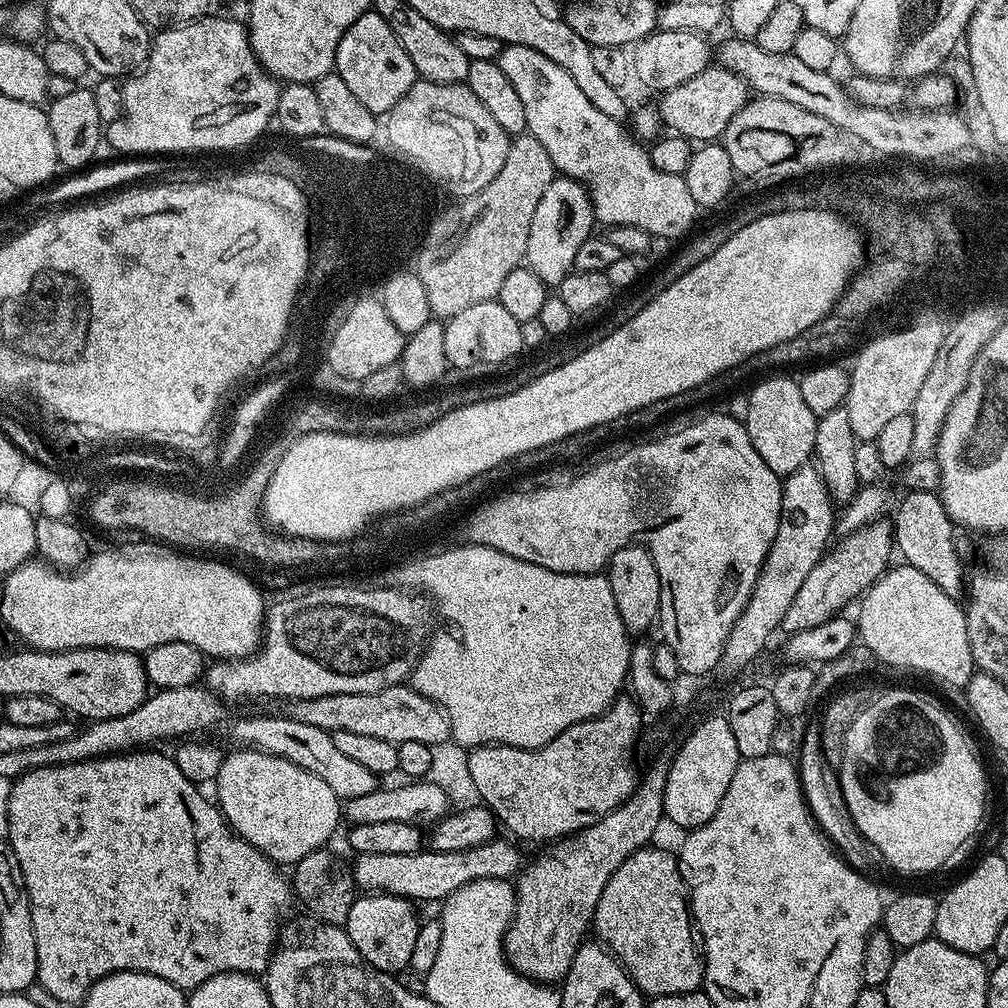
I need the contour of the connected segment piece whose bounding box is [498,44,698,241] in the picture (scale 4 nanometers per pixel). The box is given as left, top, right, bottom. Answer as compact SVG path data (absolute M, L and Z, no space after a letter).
M504 44L498 63L502 74L514 82L518 98L522 98L527 131L546 146L546 154L550 154L550 162L559 175L587 186L592 214L599 223L601 220L608 228L638 226L653 238L665 236L676 241L693 231L698 205L683 176L658 170L654 162L650 162L648 148L635 144L640 142L633 139L630 132L628 137L621 121L606 118L606 114L582 94L582 89L562 66L550 62L546 54L538 54L538 50L521 44Z

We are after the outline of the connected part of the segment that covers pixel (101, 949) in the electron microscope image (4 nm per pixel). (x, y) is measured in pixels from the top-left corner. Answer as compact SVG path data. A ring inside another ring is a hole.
M128 750L123 754L107 754L97 756L95 760L79 760L76 764L54 764L44 768L30 769L30 771L21 774L12 780L12 789L10 790L10 810L8 811L8 845L14 850L14 854L18 858L18 866L22 870L22 878L24 879L24 888L28 892L28 905L30 906L30 922L34 930L34 946L38 954L38 966L36 967L36 978L38 983L44 987L54 998L58 998L62 1002L66 1002L70 1006L76 1006L87 996L88 991L92 989L92 984L98 982L102 977L109 976L111 972L145 972L146 974L154 974L158 978L166 978L166 982L170 982L174 986L191 990L206 982L207 979L214 978L223 972L245 972L251 974L264 974L268 971L268 963L272 957L274 949L278 944L278 929L281 927L284 915L288 912L288 907L294 904L294 893L287 875L284 876L279 867L273 861L269 860L254 846L250 846L250 842L246 842L240 836L232 831L232 827L228 825L228 821L224 819L223 812L211 799L208 800L203 796L201 789L190 782L190 778L186 778L186 774L182 774L182 770L178 770L175 759L171 755L163 756L160 752L150 752L154 750Z

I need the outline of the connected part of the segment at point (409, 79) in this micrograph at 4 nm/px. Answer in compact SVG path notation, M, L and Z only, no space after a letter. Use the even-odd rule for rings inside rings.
M371 10L363 12L358 22L354 22L354 26L350 26L346 34L342 34L342 42L338 42L334 70L356 95L358 102L362 102L366 110L377 114L390 111L418 79L414 62L410 62L398 38L394 38L394 30L386 26L386 18Z

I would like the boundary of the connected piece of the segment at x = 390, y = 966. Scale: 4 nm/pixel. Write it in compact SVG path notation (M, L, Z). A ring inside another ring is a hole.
M386 892L357 895L354 906L350 906L346 931L358 954L362 954L370 966L393 974L408 967L422 923L421 917L416 917L412 908L415 908L413 901L404 896L391 896Z

